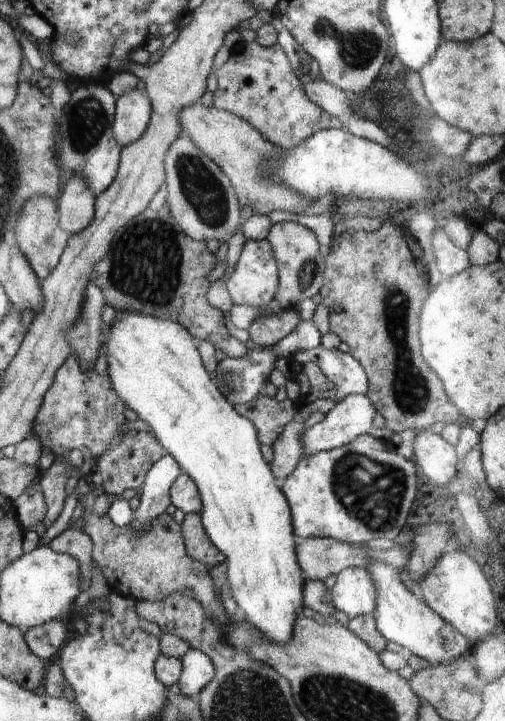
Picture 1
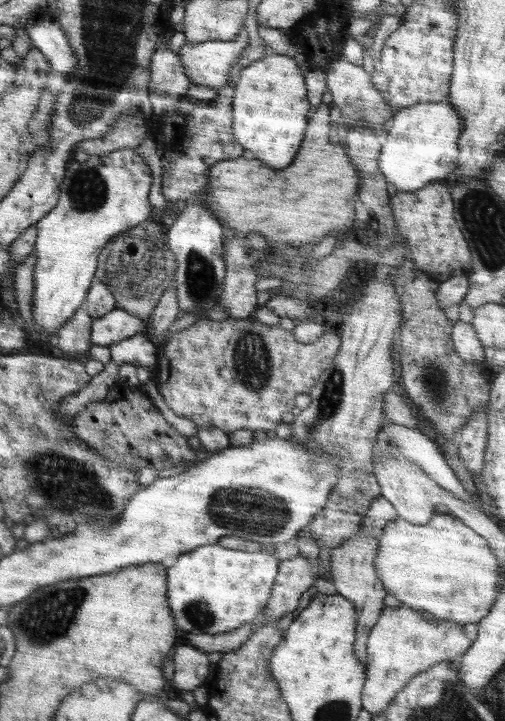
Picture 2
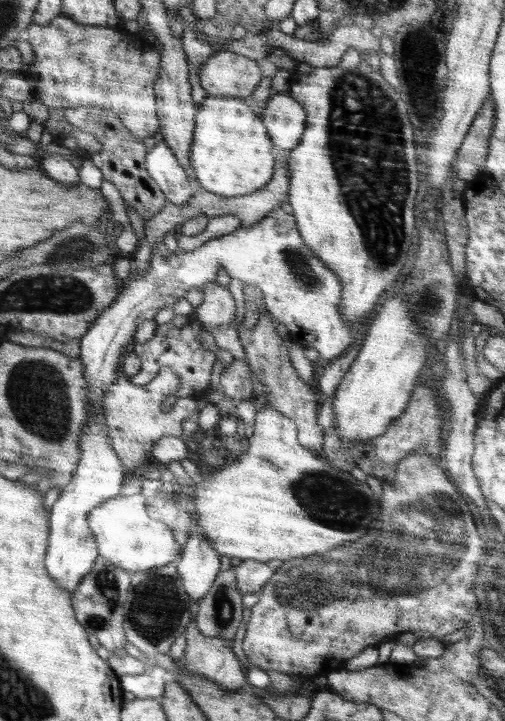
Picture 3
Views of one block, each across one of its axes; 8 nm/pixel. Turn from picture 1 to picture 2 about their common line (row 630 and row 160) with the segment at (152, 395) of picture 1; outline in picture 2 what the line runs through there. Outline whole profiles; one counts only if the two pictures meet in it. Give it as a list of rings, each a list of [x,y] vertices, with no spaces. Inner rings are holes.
[[[267,54],[241,71],[230,92],[233,95],[232,132],[238,144],[254,152],[267,167],[283,169],[292,164],[304,140],[311,110],[305,76],[293,58]]]

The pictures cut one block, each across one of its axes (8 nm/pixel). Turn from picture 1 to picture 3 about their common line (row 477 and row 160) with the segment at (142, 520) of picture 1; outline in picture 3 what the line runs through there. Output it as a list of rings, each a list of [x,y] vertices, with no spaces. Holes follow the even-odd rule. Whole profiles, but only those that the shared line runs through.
[[[163,141],[148,151],[145,167],[156,181],[167,200],[174,206],[186,206],[194,196],[196,187],[188,181],[186,169],[178,163],[176,155]]]

